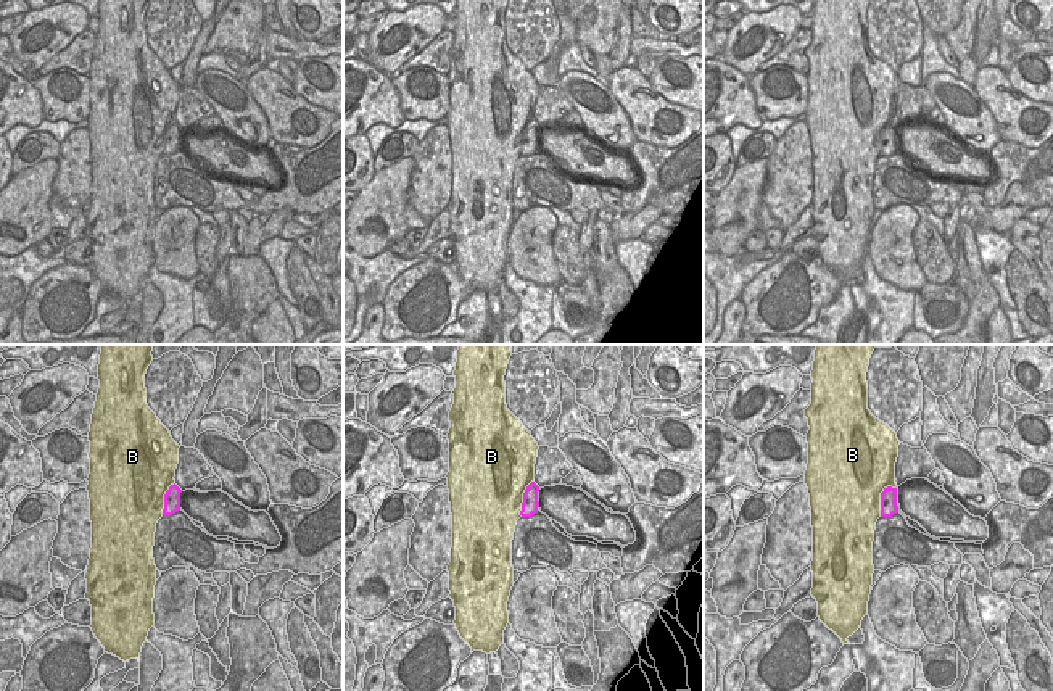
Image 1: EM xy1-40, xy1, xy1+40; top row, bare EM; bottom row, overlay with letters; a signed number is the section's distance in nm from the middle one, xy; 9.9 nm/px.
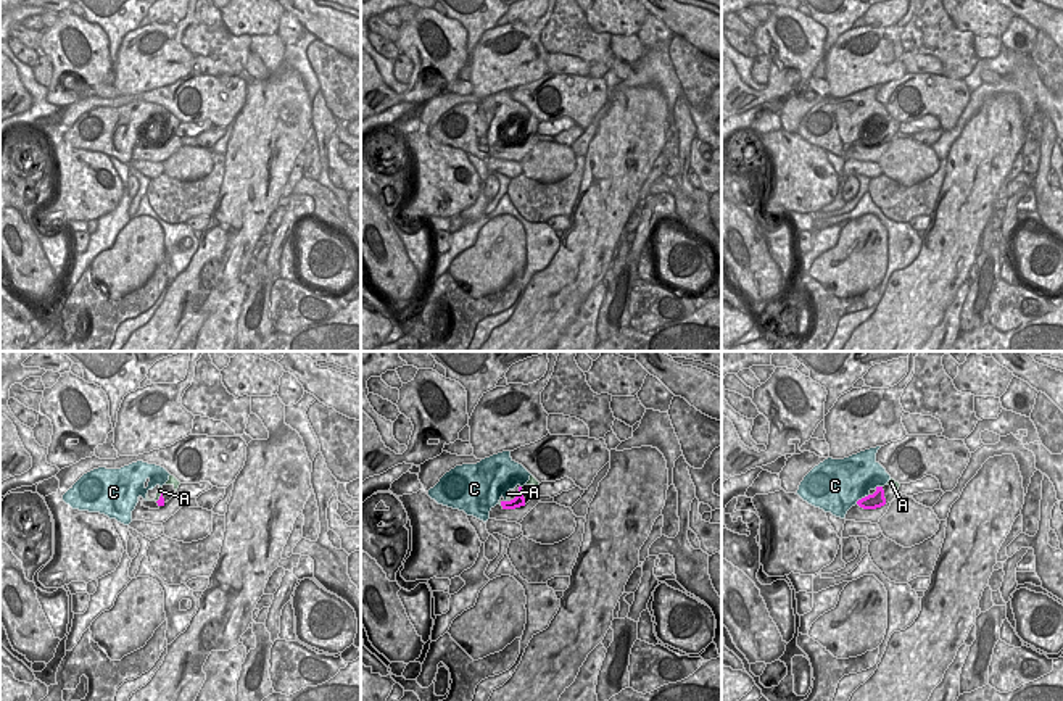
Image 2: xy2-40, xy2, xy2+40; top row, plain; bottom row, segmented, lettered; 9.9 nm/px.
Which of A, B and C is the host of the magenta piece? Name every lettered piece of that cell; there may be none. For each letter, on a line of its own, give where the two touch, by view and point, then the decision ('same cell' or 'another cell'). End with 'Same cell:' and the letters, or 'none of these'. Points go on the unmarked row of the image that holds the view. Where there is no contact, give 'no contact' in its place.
A: meets magenta in xy2-40 at (160, 136); same cell
B: meets magenta in xy1+40 at (881, 137); another cell
C: meets magenta in xy2+40 at (862, 137); another cell
Same cell: A

